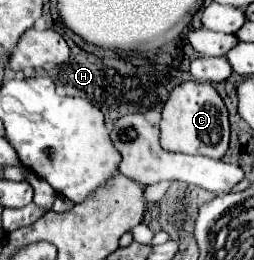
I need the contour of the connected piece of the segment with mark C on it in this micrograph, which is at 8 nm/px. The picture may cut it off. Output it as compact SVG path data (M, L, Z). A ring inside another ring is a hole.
M185 81L177 85L161 111L161 147L173 153L221 159L229 147L229 117L223 99L211 83Z

